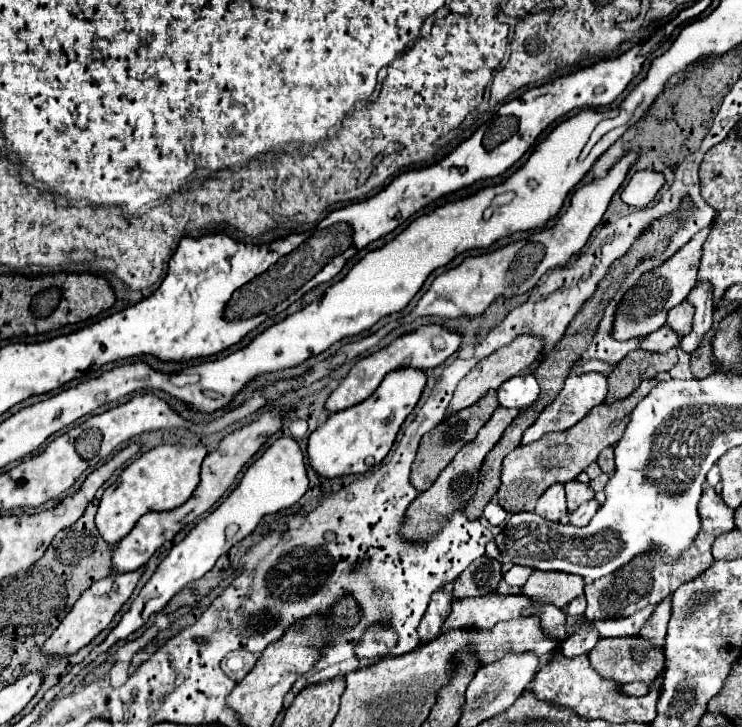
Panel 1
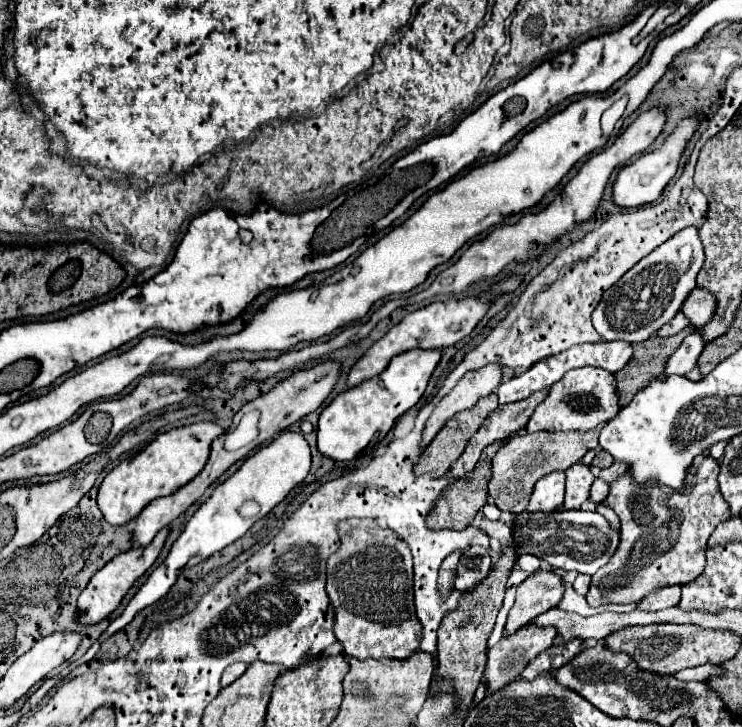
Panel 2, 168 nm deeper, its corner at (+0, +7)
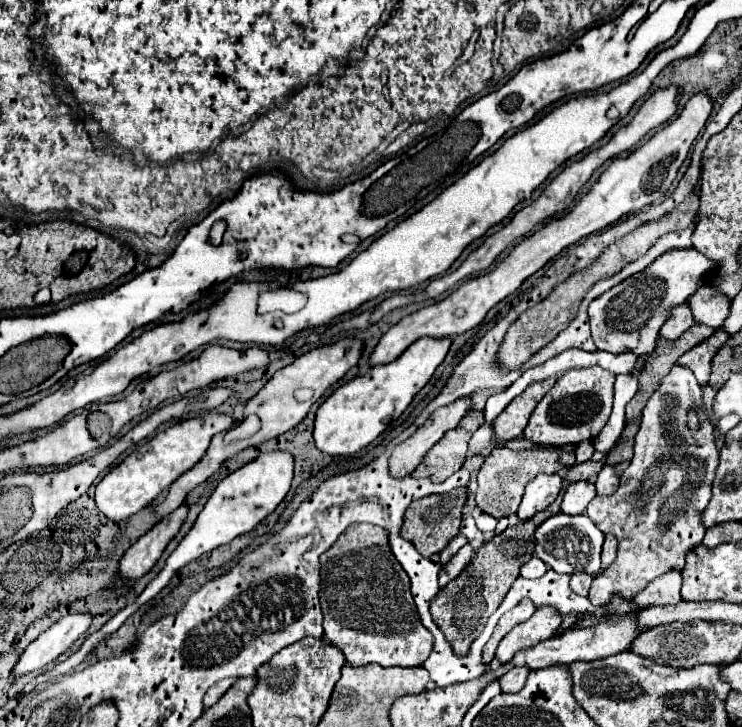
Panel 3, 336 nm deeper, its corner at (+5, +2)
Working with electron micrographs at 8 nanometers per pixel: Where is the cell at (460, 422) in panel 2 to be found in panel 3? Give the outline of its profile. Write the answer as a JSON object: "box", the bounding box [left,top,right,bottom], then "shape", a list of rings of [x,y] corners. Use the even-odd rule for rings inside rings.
{"box":[412,412,484,482],"shape":[[[468,412],[458,428],[446,432],[438,444],[434,444],[434,450],[424,456],[422,464],[412,472],[414,478],[428,478],[432,482],[444,482],[454,472],[458,472],[466,460],[468,452],[468,440],[470,436],[484,424],[482,412]]]}

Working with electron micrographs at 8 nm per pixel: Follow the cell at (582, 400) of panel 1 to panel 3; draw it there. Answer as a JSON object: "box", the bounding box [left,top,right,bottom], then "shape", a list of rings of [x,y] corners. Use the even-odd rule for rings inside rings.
{"box":[524,366,616,446],"shape":[[[598,366],[564,372],[532,412],[524,436],[542,446],[580,444],[584,440],[594,440],[600,434],[600,430],[606,426],[608,416],[612,412],[614,378],[616,376],[612,372],[606,372],[604,368]]]}

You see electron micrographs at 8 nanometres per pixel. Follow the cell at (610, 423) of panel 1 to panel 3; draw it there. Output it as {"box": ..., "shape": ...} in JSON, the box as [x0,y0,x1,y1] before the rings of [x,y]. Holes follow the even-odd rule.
{"box":[474,448,562,518],"shape":[[[496,448],[484,458],[484,464],[478,470],[478,476],[476,476],[478,490],[474,494],[474,500],[482,512],[486,512],[494,518],[504,518],[504,516],[516,514],[528,480],[532,480],[538,474],[554,474],[560,468],[562,466],[558,464],[558,450],[534,448],[534,450],[514,452],[508,448]]]}

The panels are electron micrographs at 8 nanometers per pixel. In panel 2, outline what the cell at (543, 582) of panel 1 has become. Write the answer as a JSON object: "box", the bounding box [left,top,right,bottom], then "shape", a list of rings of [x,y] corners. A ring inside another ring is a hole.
{"box":[505,569,565,633],"shape":[[[545,569],[535,571],[517,587],[515,605],[509,611],[505,629],[509,633],[515,633],[519,627],[527,625],[543,611],[557,607],[563,593],[565,593],[565,583],[561,575]]]}

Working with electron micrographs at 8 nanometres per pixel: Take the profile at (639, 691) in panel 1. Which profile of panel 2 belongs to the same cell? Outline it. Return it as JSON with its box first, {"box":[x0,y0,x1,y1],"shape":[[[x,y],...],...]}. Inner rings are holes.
{"box":[675,665,723,681],"shape":[[[699,665],[693,669],[683,669],[675,673],[675,679],[679,681],[703,681],[709,675],[719,675],[723,669],[719,665]]]}

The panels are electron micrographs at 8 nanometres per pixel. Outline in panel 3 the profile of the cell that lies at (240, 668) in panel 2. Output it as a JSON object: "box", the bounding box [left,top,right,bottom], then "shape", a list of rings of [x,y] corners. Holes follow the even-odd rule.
{"box":[204,678,236,710],"shape":[[[224,678],[224,680],[220,680],[220,682],[216,682],[208,692],[206,692],[206,696],[204,696],[204,710],[208,710],[210,706],[214,706],[224,694],[226,694],[226,690],[234,684],[236,680],[232,680],[232,678]]]}

